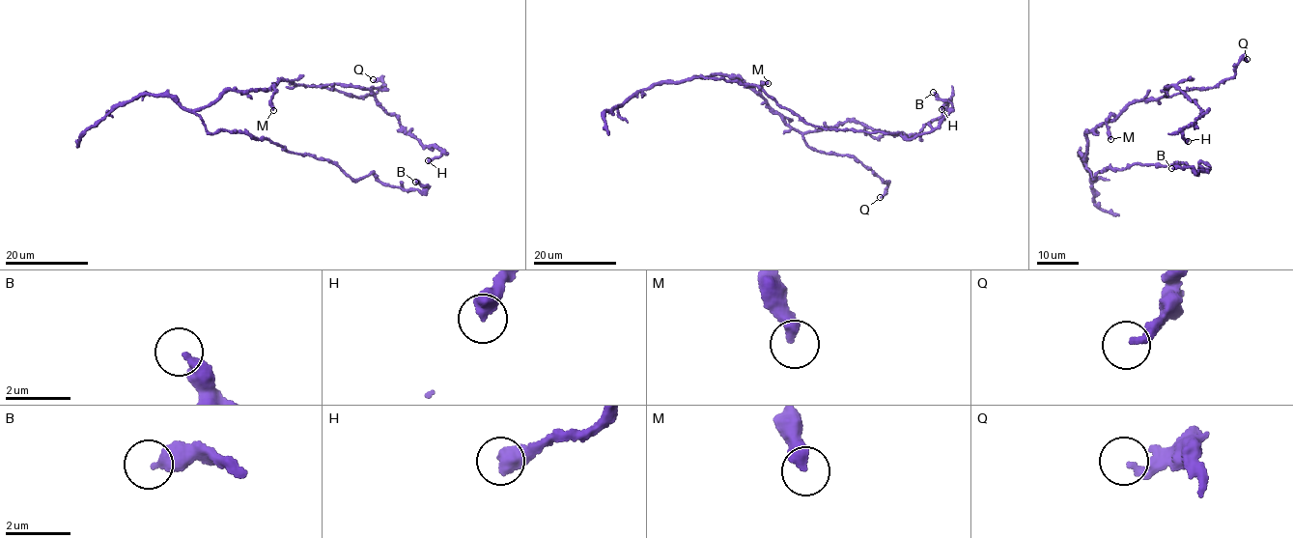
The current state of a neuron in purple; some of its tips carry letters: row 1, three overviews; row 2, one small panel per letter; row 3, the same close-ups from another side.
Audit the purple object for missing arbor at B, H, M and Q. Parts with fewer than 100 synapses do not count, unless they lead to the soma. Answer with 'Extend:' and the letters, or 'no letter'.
Extend: no letter

